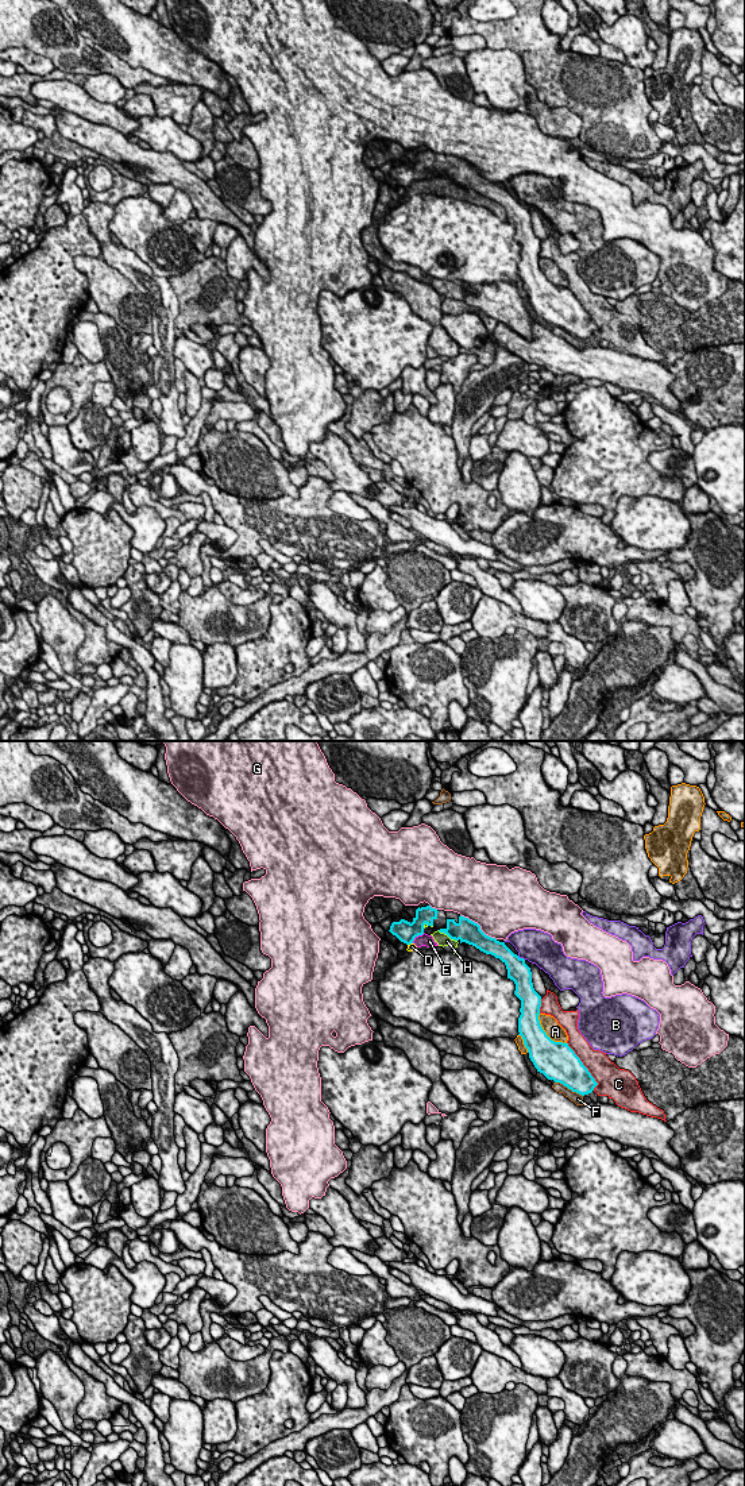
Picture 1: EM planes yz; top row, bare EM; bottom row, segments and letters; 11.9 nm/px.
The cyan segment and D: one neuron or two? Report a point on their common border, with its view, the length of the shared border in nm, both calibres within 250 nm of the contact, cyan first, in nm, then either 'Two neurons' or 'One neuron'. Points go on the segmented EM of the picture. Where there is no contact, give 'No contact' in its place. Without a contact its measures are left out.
Touches cyan at yz (409, 944). Shared border 70 nm. Thickness 240 nm (cyan) against 90 nm. Two neurons

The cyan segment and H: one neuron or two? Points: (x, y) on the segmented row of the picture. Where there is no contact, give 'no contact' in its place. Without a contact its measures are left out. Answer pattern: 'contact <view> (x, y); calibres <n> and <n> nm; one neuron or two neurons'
contact yz (447, 934); calibres 280 and 160 nm; two neurons

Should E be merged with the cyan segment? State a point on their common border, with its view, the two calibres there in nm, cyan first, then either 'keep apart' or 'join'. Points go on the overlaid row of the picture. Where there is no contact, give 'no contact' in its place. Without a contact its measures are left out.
meets cyan in yz at (417, 936); 240 nm thick on the cyan side, 140 nm on the other; keep apart

